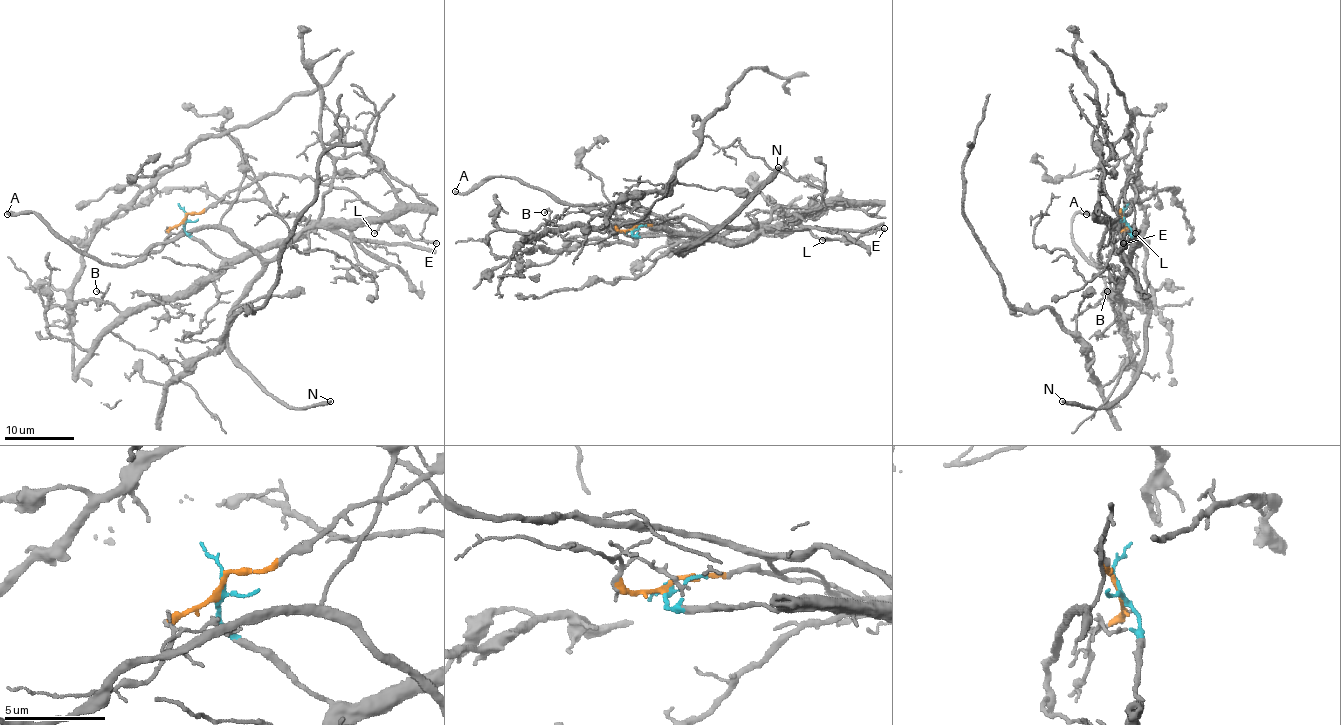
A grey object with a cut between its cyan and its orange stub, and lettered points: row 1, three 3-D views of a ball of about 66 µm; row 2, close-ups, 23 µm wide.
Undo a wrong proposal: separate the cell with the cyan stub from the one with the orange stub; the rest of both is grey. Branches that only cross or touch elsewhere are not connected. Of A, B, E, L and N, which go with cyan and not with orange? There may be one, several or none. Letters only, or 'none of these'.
B

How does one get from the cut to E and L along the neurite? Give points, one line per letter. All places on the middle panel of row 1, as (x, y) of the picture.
E: (632, 228), (662, 222), (730, 240), (807, 229), (821, 238), (849, 240), (884, 228)
L: (632, 228), (662, 222), (730, 240), (805, 229), (819, 238), (831, 240), (823, 240)

